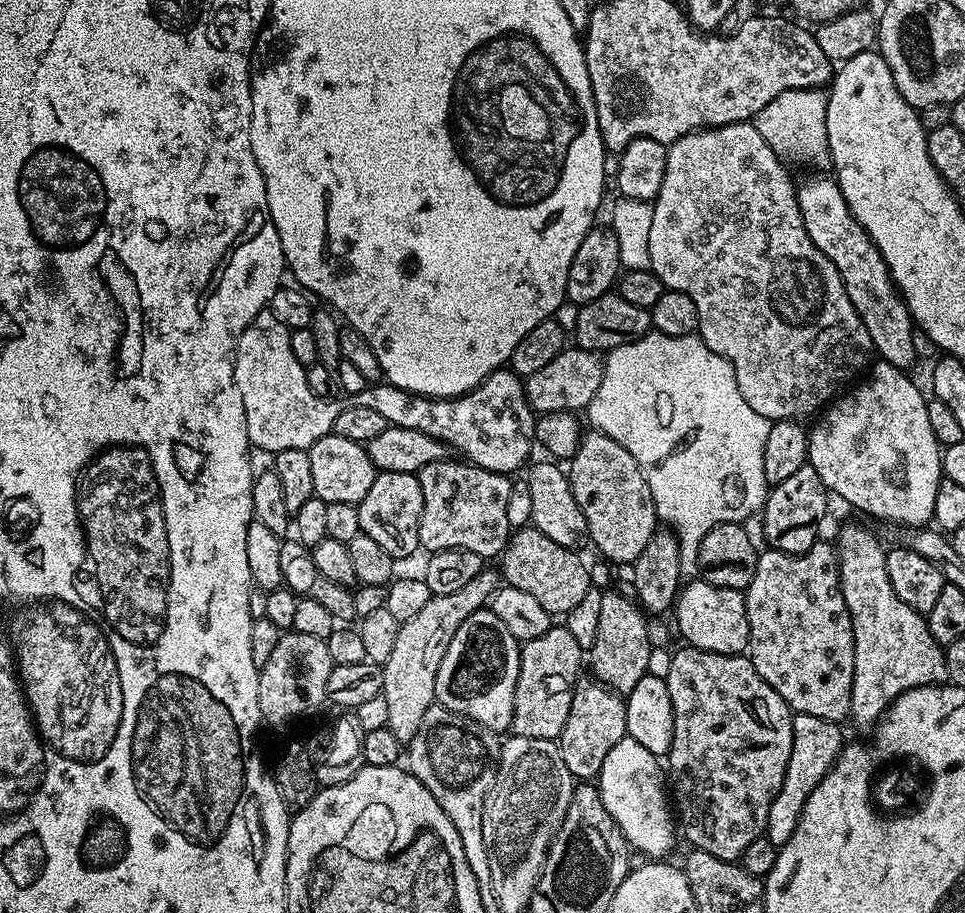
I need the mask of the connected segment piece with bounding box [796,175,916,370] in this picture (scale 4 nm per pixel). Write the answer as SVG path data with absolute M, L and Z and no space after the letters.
M828 175L799 181L796 197L804 225L810 234L810 242L814 242L814 246L818 246L818 250L822 250L822 254L834 262L846 286L846 294L870 334L875 355L883 363L911 369L911 364L916 360L916 340L912 337L913 318L904 297L900 295L900 289L892 280L892 271L886 266L882 254L864 227L854 218L850 206L846 206L846 198L842 198L842 190L835 179Z

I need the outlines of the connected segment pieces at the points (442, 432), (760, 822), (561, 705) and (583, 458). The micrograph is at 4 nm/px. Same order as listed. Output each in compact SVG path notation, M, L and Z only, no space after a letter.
M265 310L244 328L236 344L236 361L232 364L234 382L242 398L248 443L253 449L275 454L282 450L312 448L318 438L335 429L338 414L350 406L377 411L391 427L419 430L438 438L451 449L462 452L460 454L469 463L491 472L512 474L536 446L537 417L529 406L523 379L511 369L492 372L476 388L460 397L415 396L393 384L376 382L358 394L323 400L310 390L305 365L300 364L298 358L294 358L294 350L290 350L291 337L288 327L278 322L270 310Z
M680 646L668 664L666 679L670 690L670 706L674 710L674 734L672 735L672 745L666 757L666 776L670 781L670 796L674 801L674 812L678 817L679 827L682 829L683 839L685 836L692 843L693 849L706 854L714 854L714 858L719 860L739 861L746 846L750 846L750 842L754 842L764 835L766 814L770 814L770 802L774 802L774 798L782 786L782 778L786 774L786 762L790 762L794 713L789 708L788 703L761 678L758 670L754 670L751 659L744 654L731 656L730 654L707 652L691 646Z
M554 626L539 638L521 643L511 726L515 735L539 740L556 740L560 737L562 726L566 726L566 714L570 714L572 695L581 679L580 656L582 650L574 634L563 626Z
M588 430L581 435L580 444L577 446L576 453L572 455L566 471L574 494L574 502L578 502L578 506L582 506L582 514L586 514L590 544L605 556L601 556L605 561L613 565L616 563L631 566L638 558L638 554L646 550L650 538L658 530L658 521L650 486L646 486L646 478L638 462L630 458L630 450L622 450L622 446L618 446L618 442L614 442L614 438L606 434Z

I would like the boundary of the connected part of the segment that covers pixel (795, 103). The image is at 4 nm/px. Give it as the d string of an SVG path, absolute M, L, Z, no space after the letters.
M795 88L794 90L786 90L782 94L778 94L778 98L774 98L760 113L754 118L754 123L758 134L762 134L762 138L766 138L766 142L776 151L776 155L785 162L800 164L805 160L808 164L824 164L829 163L828 154L828 135L826 134L826 106L828 105L827 95L823 91L814 88Z

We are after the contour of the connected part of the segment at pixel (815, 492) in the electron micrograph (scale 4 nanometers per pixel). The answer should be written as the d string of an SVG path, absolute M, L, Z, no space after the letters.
M811 464L802 465L796 473L790 474L790 478L786 478L786 482L775 485L764 501L764 540L768 543L765 545L791 556L810 550L810 546L818 543L819 536L816 535L819 534L820 523L828 512L828 500L830 501L830 496L820 475Z

